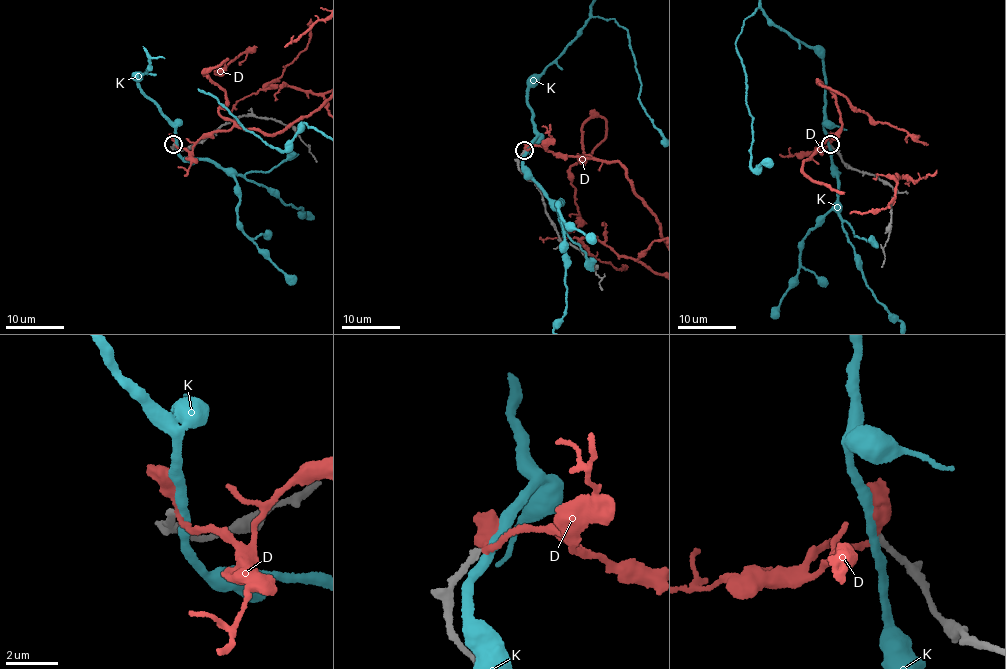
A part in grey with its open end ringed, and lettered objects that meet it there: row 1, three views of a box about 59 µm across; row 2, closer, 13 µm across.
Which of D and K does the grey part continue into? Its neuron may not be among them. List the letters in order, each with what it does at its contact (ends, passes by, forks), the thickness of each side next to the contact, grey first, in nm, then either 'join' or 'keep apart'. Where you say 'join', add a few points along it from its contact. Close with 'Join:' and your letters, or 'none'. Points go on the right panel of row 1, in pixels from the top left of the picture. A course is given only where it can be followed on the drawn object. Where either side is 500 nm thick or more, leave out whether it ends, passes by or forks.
D: it passes by; calibres 240 and 260 nm; keep apart
K: it passes by; calibres 240 and 340 nm; keep apart
Join: none

